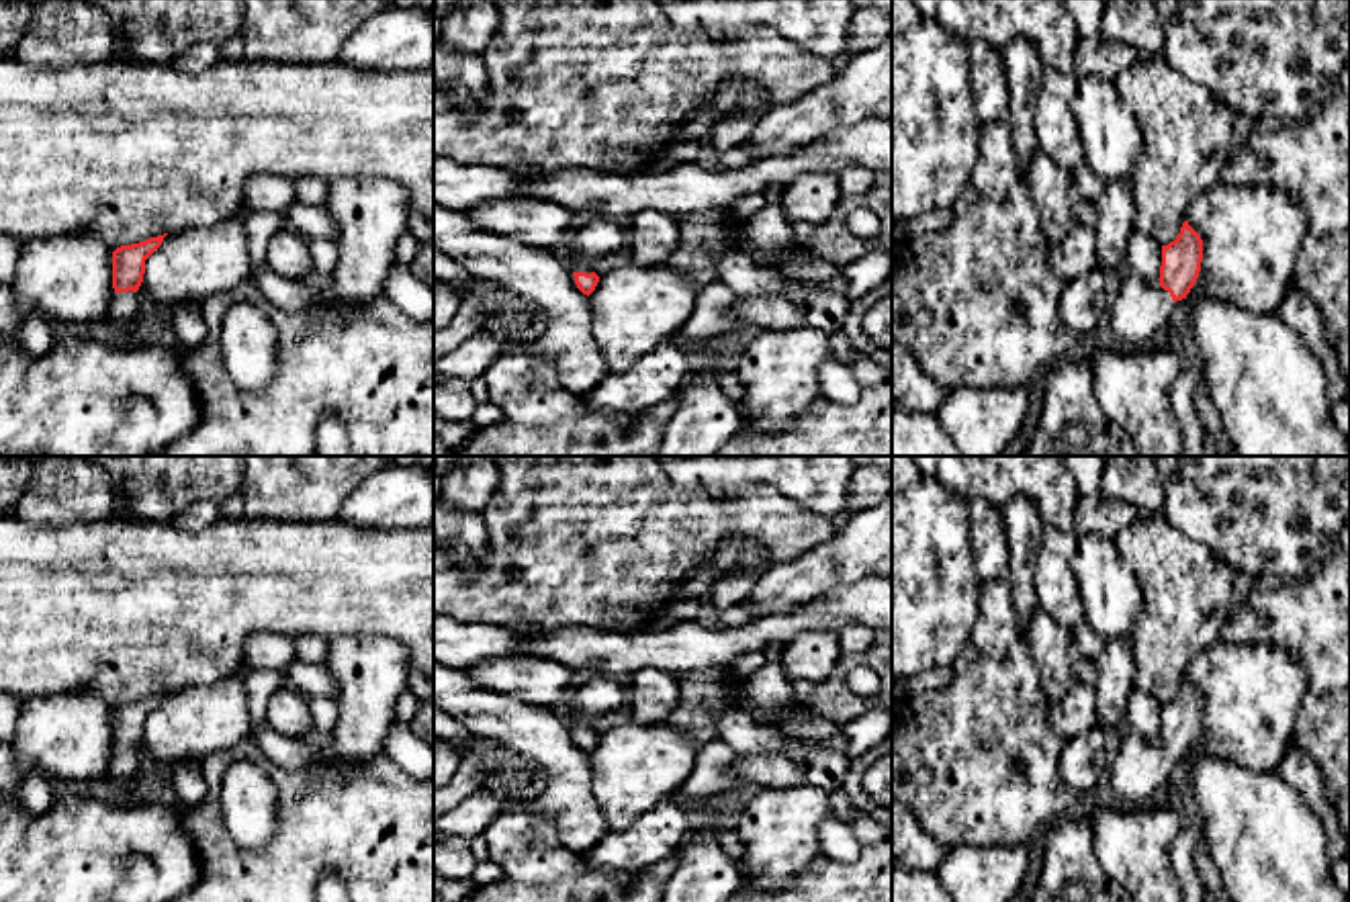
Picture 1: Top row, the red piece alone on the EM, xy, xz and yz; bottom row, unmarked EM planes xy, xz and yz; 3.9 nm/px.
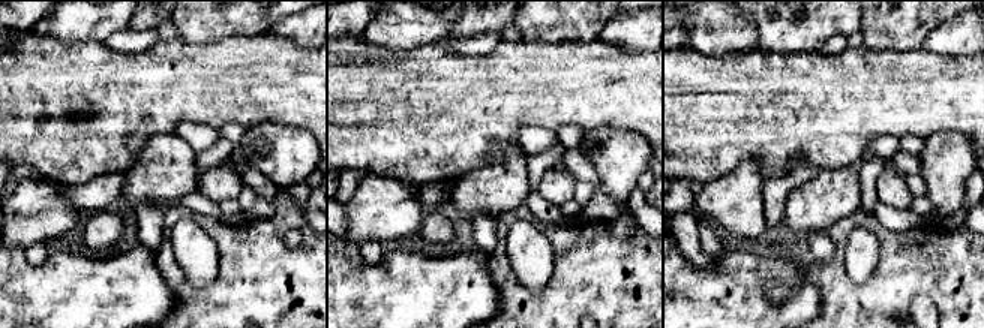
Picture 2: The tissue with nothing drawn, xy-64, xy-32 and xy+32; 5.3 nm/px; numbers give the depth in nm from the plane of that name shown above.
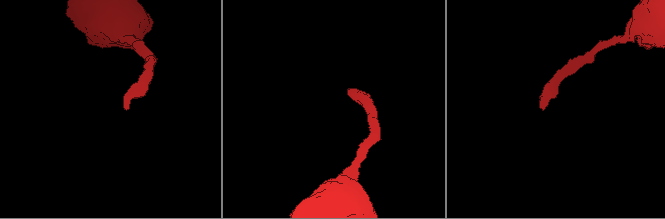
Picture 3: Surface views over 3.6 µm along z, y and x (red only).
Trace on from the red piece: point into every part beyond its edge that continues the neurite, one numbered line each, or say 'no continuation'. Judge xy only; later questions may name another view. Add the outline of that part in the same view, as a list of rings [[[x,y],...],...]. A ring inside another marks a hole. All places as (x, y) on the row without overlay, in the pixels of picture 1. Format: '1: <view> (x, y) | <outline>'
1: xy (125, 765) | [[[115,751],[110,757],[110,767],[104,785],[110,783],[131,783],[141,771],[141,757],[137,751]]]

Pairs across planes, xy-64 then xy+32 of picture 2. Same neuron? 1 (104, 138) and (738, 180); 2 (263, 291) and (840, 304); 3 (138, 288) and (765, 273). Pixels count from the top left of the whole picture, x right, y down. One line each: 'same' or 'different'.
1: different
2: same
3: same

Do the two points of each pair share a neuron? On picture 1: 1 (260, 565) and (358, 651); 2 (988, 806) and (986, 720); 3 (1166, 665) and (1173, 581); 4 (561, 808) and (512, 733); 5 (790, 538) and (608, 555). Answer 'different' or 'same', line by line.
1: different
2: same
3: same
4: same
5: same

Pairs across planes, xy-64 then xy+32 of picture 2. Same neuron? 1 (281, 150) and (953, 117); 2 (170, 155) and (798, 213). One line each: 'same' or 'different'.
1: different
2: same

